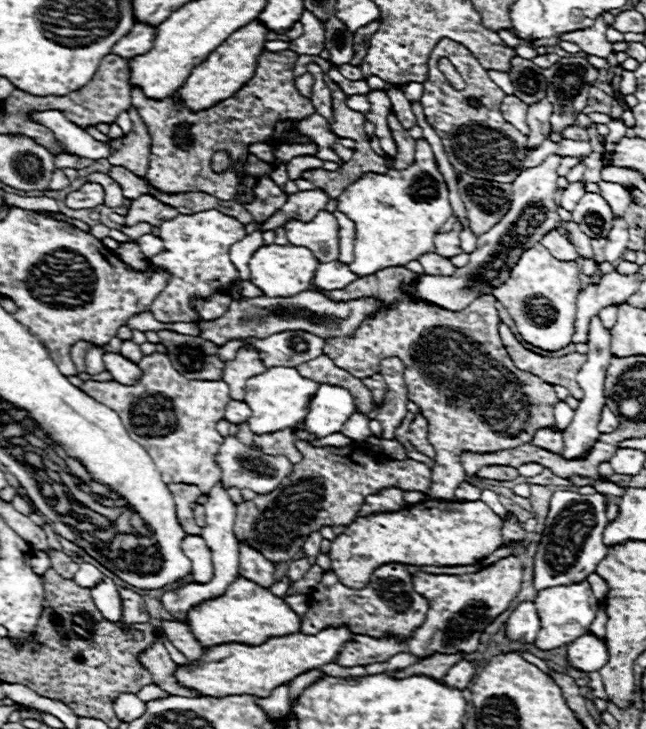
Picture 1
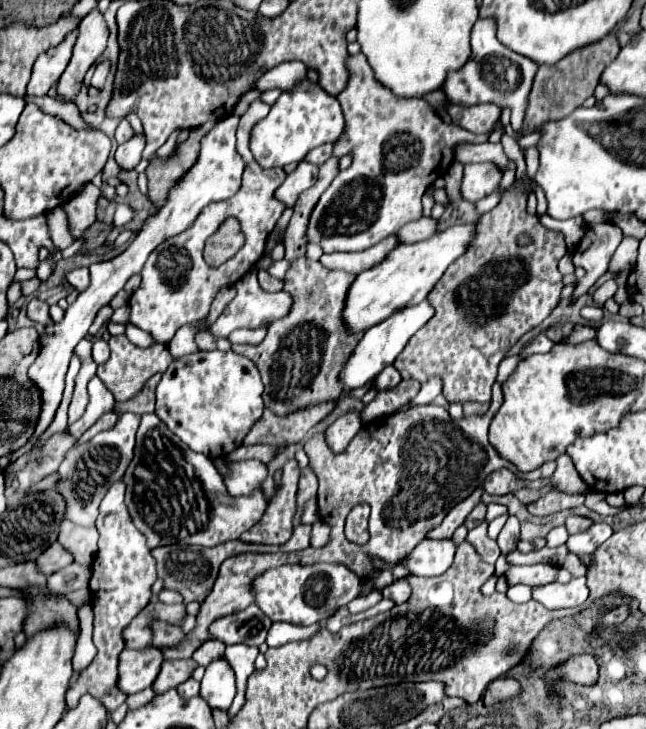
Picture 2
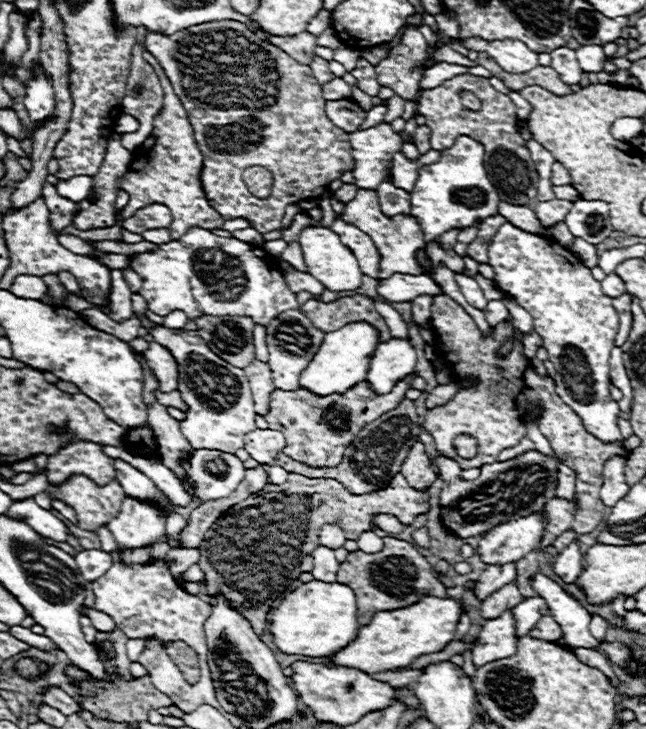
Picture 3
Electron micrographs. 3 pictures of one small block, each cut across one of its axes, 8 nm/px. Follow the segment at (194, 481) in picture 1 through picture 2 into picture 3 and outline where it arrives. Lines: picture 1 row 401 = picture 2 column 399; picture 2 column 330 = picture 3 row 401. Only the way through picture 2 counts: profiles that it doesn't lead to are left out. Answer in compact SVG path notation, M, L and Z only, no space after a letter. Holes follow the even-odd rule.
M156 326L150 330L150 334L158 344L168 348L180 366L178 392L188 404L188 412L184 412L186 420L180 420L180 430L184 438L188 438L190 446L222 450L228 454L244 448L244 434L256 428L252 392L244 370L230 366L220 356L216 356L192 330L168 330L164 326Z

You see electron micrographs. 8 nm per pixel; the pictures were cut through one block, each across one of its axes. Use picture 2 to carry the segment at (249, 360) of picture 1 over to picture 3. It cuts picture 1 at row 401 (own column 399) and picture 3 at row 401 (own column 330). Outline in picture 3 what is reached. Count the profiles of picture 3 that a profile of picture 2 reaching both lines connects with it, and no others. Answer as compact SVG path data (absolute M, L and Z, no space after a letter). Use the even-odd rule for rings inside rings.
M254 360L250 366L244 368L246 378L250 382L250 390L252 390L252 398L254 398L254 410L262 416L268 414L268 402L270 402L270 394L272 390L276 390L272 386L272 374L268 370L268 366L260 360Z

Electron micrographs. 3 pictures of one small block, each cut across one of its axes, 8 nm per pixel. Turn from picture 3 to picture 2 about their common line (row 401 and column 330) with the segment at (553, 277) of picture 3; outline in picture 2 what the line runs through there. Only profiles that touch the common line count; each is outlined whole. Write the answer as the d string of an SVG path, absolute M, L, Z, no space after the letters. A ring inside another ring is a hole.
M284 564L256 576L252 582L254 604L272 622L290 622L298 626L310 626L328 618L338 608L354 600L360 590L362 580L344 564Z

